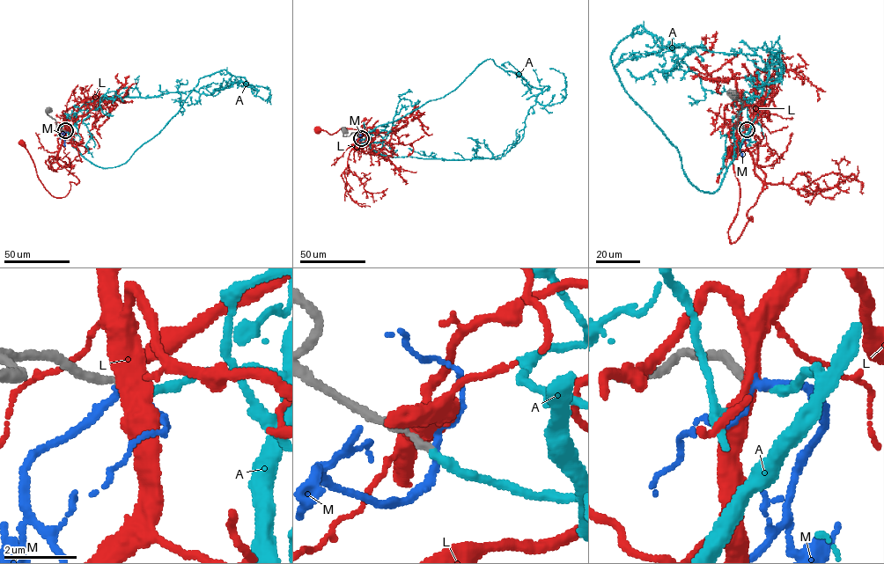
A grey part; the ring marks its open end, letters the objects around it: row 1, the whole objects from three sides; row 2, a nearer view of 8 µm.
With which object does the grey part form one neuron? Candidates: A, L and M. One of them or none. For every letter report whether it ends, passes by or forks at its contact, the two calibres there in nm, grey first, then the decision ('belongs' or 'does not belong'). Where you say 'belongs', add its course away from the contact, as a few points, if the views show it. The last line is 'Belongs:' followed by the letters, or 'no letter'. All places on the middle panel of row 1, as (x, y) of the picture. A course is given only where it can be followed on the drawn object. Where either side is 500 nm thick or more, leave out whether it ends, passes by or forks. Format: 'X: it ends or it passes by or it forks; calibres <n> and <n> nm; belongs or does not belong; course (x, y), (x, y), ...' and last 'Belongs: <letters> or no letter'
A: it ends; calibres 200 and 240 nm; belongs; course (361, 138), (386, 156), (499, 158), (521, 139), (541, 91), (529, 89), (505, 62), (507, 68)
L: calibres 280 and 500 nm; does not belong
M: it passes by; calibres 200 and 180 nm; does not belong
Belongs: A

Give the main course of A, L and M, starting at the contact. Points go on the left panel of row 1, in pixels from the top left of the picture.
A: (65, 130), (91, 102), (192, 90), (211, 94), (245, 79), (237, 76), (213, 93), (206, 88), (211, 85)
L: (65, 130), (56, 160), (79, 181), (69, 182), (70, 187), (64, 196), (55, 197), (46, 189), (21, 142)
M: (65, 130), (62, 134), (65, 146)

